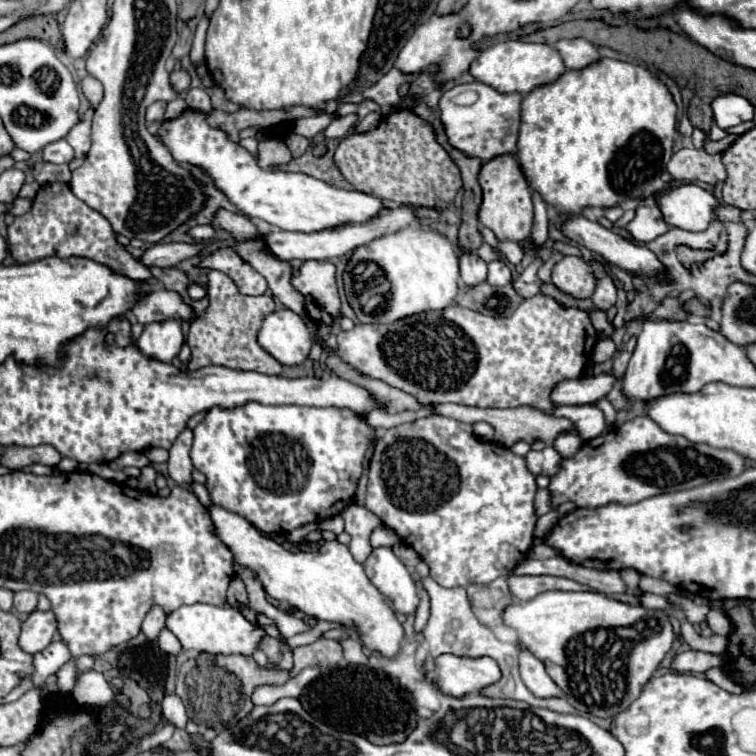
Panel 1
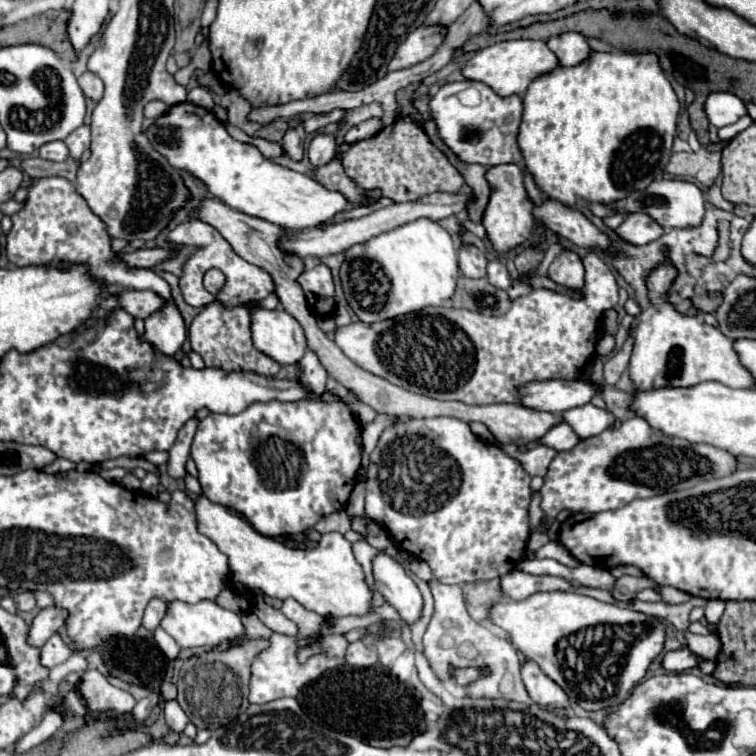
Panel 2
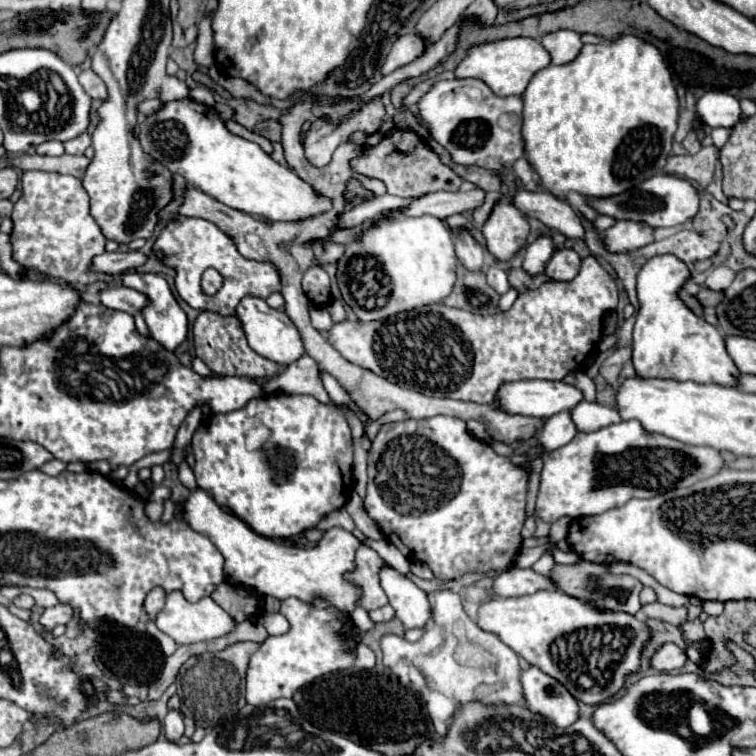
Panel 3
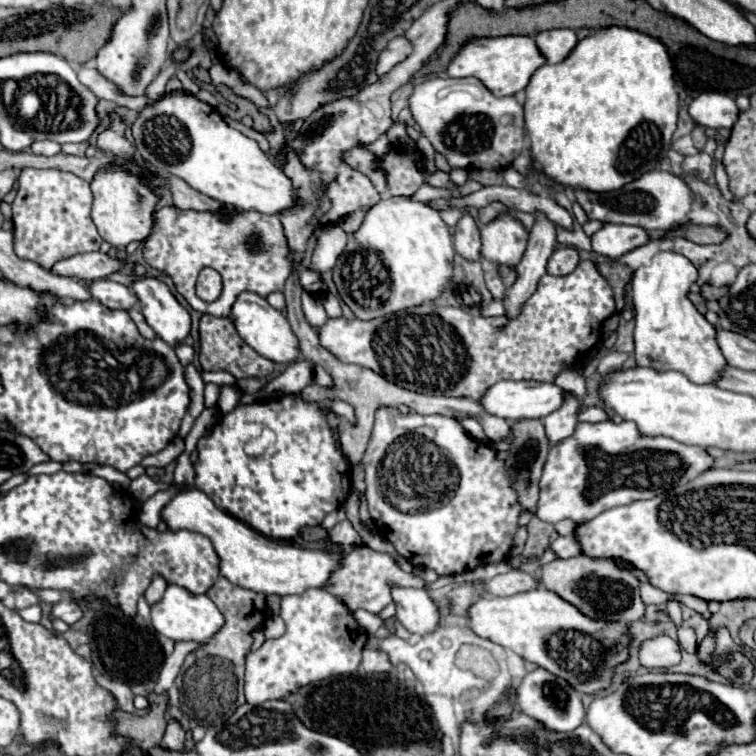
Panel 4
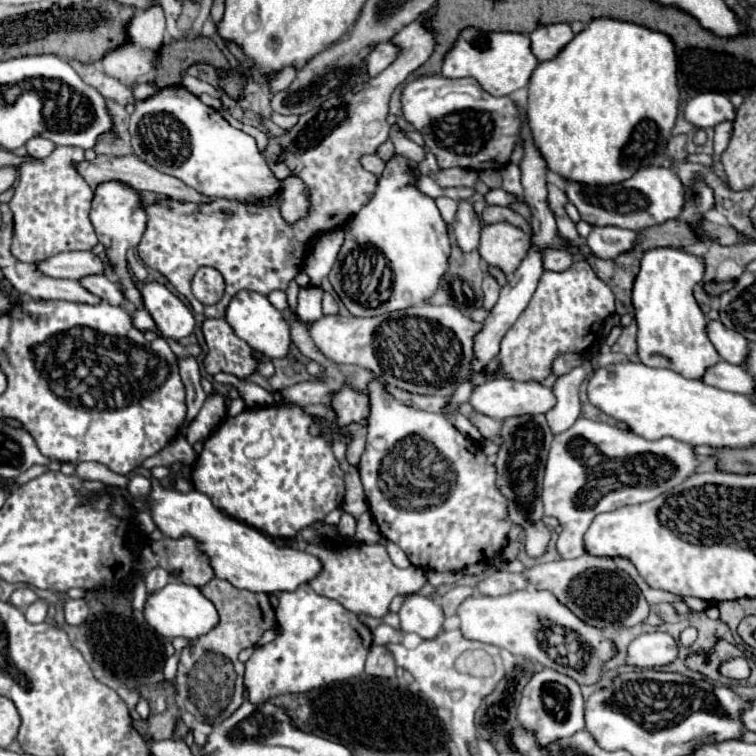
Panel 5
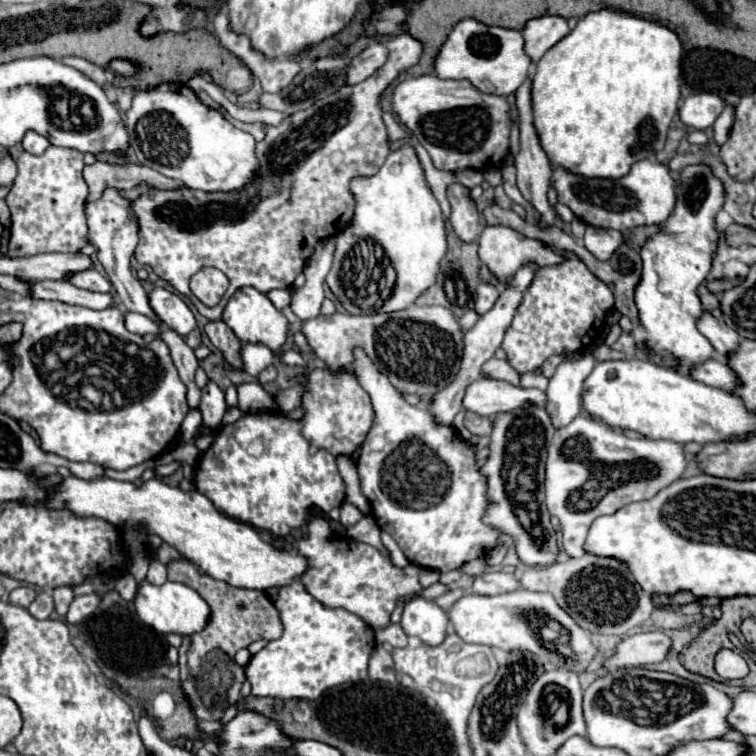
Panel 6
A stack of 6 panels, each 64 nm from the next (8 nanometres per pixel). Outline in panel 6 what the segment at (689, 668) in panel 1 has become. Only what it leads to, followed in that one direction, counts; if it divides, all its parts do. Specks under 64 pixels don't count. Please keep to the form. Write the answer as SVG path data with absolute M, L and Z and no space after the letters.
M660 630L628 636L614 648L614 654L604 660L604 668L614 670L614 668L636 668L656 664L666 658L668 650L670 650L670 638Z

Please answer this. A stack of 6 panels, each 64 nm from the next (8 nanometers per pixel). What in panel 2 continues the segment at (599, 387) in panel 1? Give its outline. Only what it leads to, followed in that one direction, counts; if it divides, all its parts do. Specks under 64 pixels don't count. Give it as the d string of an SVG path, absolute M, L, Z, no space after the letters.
M542 380L518 388L520 406L538 412L560 414L564 410L584 406L598 394L598 384L590 386L582 380Z

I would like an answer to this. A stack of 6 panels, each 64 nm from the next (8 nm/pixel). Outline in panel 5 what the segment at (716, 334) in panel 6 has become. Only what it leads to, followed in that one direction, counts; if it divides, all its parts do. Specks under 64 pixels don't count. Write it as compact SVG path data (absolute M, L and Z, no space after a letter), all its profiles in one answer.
M708 320L706 332L722 360L726 360L730 364L744 362L744 358L748 356L748 340L744 340L744 336L724 328L724 324L720 324L720 320Z

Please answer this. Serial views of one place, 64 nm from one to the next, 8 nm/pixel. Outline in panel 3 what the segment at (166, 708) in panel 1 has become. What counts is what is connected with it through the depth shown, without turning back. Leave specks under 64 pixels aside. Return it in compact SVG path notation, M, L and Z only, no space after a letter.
M170 710L166 716L164 734L166 734L166 740L170 740L170 742L176 742L176 740L180 740L180 736L184 736L184 722L176 710Z

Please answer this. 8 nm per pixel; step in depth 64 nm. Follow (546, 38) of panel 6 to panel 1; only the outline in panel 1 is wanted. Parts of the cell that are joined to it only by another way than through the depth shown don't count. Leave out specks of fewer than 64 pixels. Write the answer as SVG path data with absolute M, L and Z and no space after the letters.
M566 38L566 40L558 40L554 44L554 48L558 50L558 54L562 56L566 68L570 70L580 70L586 68L588 64L592 64L594 60L600 58L596 46L592 46L588 40L584 38Z

